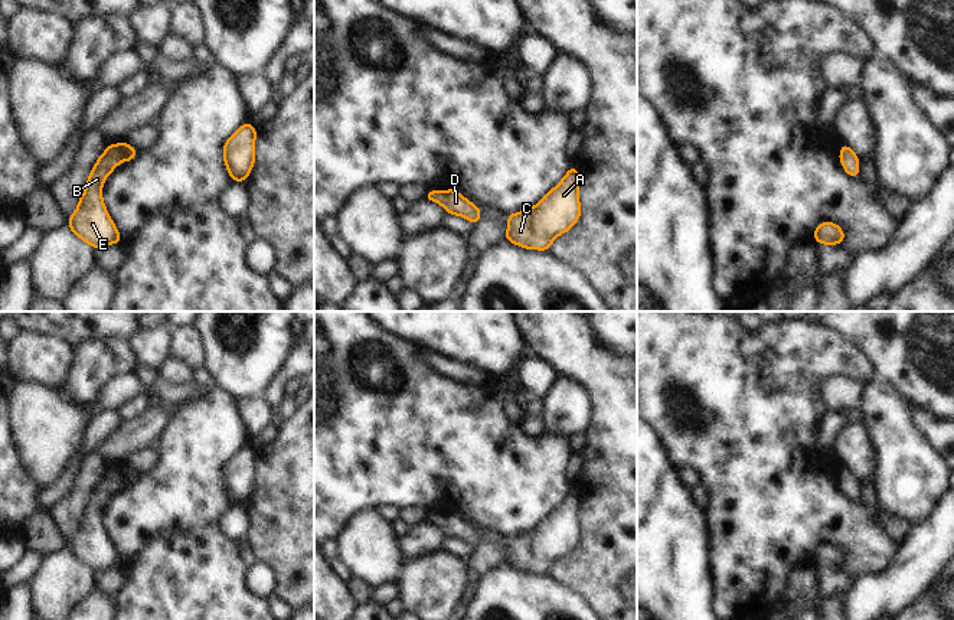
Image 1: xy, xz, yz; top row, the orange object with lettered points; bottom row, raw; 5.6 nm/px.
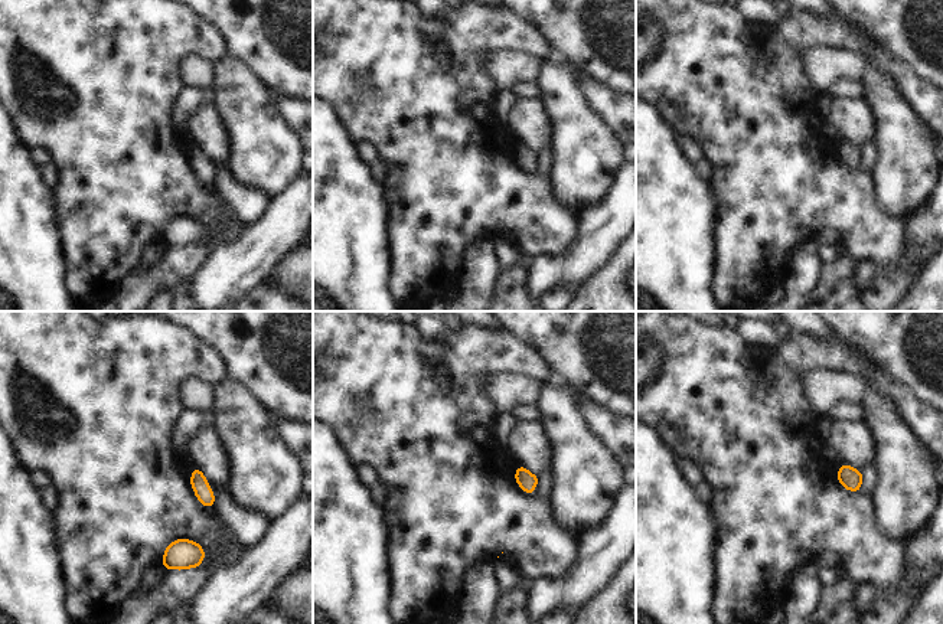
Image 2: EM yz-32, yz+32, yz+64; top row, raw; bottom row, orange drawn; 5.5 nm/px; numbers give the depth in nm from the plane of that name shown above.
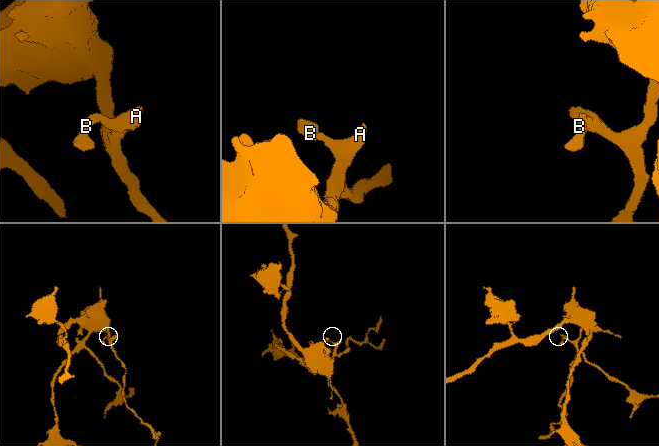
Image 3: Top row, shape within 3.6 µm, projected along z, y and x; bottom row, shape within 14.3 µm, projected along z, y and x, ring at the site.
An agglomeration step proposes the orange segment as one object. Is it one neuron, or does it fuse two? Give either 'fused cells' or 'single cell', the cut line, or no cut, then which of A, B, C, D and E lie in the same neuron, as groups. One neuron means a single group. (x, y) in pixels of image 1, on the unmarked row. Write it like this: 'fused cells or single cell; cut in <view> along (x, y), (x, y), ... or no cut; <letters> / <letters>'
single cell; no cut; A B C D E

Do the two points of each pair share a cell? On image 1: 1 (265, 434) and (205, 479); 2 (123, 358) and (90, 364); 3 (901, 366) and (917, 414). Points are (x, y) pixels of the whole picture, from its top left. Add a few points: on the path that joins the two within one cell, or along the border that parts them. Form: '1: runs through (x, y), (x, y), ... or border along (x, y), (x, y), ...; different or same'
1: border along (250, 439), (245, 444); different
2: runs through (114, 358), (98, 361); same
3: border along (908, 401), (938, 417); different

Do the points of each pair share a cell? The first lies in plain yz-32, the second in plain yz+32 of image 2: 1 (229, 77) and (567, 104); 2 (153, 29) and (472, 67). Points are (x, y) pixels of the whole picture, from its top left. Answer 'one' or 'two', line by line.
1: one
2: one

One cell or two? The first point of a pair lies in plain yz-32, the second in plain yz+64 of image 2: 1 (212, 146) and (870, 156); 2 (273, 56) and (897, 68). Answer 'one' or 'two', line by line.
1: two
2: two

